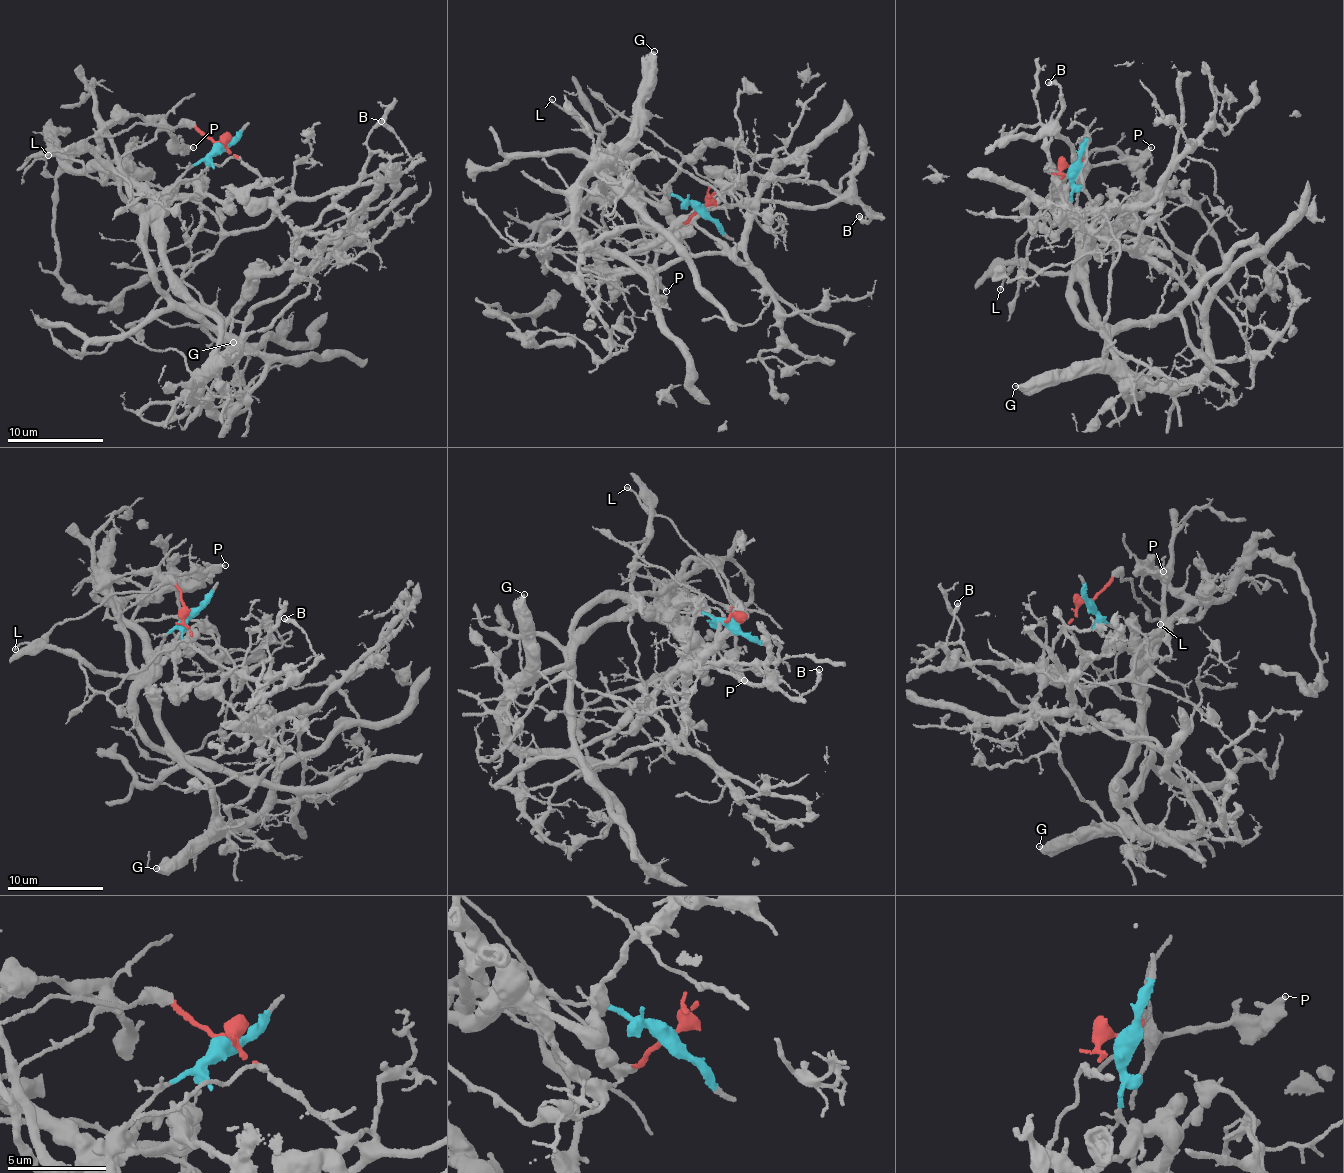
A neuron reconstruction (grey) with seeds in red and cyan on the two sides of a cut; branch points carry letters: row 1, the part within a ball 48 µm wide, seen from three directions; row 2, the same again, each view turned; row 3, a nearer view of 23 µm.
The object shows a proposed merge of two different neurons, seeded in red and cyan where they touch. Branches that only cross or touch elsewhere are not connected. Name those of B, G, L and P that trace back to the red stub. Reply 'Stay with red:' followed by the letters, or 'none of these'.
Stay with red: B, L

